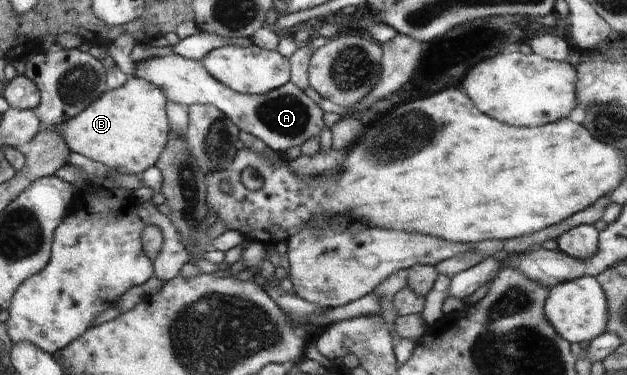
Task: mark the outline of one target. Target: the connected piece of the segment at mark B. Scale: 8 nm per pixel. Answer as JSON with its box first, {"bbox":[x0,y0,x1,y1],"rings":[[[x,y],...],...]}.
{"bbox":[49,76,170,174],"rings":[[[133,76],[123,86],[105,91],[85,110],[49,130],[55,131],[73,152],[96,160],[113,171],[139,174],[157,164],[170,140],[167,101],[159,87]]]}

